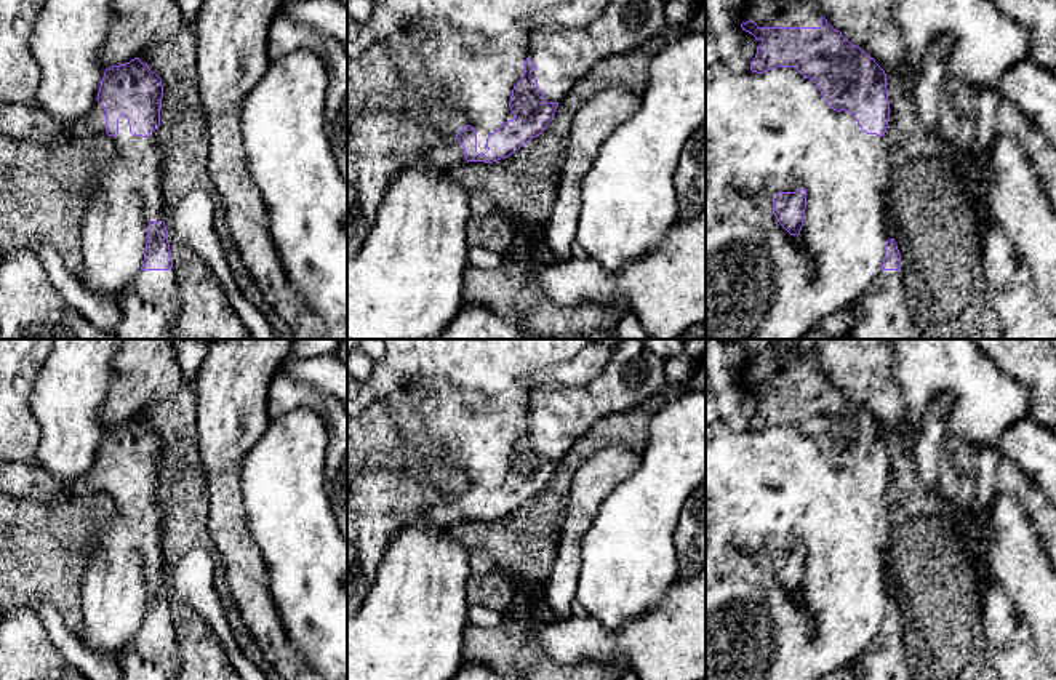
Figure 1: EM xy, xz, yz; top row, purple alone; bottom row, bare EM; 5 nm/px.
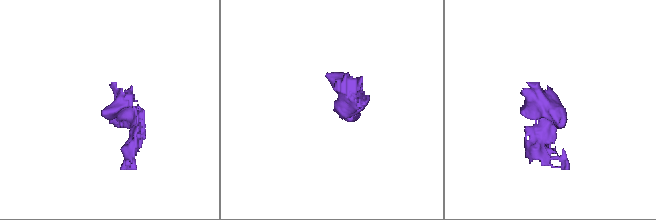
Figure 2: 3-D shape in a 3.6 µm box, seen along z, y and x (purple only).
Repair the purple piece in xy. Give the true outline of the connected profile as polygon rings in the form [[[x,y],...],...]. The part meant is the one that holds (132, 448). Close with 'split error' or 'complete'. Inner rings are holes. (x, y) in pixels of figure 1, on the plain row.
[[[139,416],[106,427],[96,459],[106,469],[106,491],[118,493],[118,477],[126,475],[133,494],[149,496],[160,485],[162,437]]]; complete

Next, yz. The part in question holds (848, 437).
[[[741,339],[746,350],[738,381],[757,398],[750,429],[757,432],[794,426],[813,438],[821,454],[837,470],[848,470],[867,493],[885,494],[890,459],[885,429],[864,408],[848,400],[821,373],[816,339]]]; split error

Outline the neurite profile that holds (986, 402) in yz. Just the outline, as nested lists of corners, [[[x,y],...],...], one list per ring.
[[[886,339],[893,347],[891,376],[904,398],[901,429],[914,440],[923,426],[928,406],[941,395],[952,397],[946,440],[960,437],[973,454],[982,446],[997,446],[1000,437],[1029,416],[1030,390],[1002,371],[974,339]]]

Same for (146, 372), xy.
[[[122,339],[101,421],[109,427],[141,416],[173,397],[184,382],[171,339]]]

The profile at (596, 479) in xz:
[[[608,446],[589,458],[571,480],[571,493],[560,528],[557,557],[542,587],[544,597],[558,619],[571,616],[581,571],[581,541],[590,528],[602,502],[618,483],[640,466],[642,454],[626,446]]]

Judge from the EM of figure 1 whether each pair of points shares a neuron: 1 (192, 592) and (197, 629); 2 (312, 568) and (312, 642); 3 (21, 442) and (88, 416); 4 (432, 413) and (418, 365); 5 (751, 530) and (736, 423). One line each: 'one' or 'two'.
1: two
2: one
3: two
4: one
5: two

